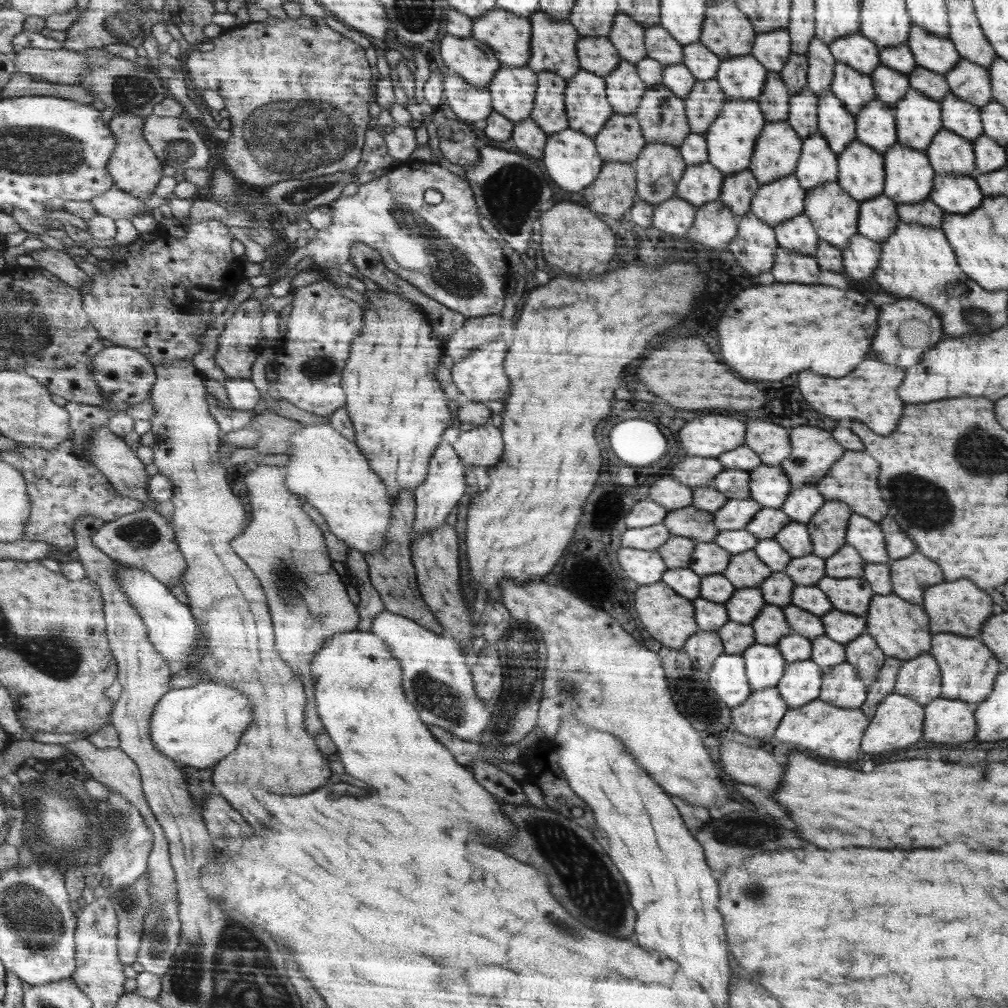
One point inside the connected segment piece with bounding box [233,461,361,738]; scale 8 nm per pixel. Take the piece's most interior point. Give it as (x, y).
(286, 549)

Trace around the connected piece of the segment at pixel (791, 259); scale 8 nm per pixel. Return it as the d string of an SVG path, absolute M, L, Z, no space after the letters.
M778 246L775 254L774 267L769 271L778 282L802 282L802 284L820 284L818 267L814 257L790 252Z

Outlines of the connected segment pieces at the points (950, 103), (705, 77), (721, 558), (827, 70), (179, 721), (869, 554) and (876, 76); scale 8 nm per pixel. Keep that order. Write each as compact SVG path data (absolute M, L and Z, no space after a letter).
M949 93L941 103L944 127L953 131L970 142L980 138L984 133L984 123L981 121L981 109L965 99Z
M699 40L692 44L683 45L682 62L697 81L709 81L717 76L721 66L721 57L714 54Z
M696 542L696 547L690 557L689 569L696 571L699 575L709 576L716 573L724 573L730 564L729 551L714 542Z
M812 38L806 52L808 64L807 86L815 95L826 93L832 88L836 76L837 61L832 50L820 38Z
M202 681L190 688L174 689L157 707L153 717L153 742L163 754L184 766L208 769L216 767L238 748L242 732L248 730L254 714L244 694L234 688Z
M866 515L850 517L848 544L860 552L865 563L890 563L889 548L881 525Z
M882 64L870 76L873 79L873 86L876 88L876 100L882 100L892 106L911 88L909 75L896 72Z

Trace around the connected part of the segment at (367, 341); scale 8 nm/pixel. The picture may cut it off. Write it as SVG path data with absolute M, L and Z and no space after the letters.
M383 289L380 292L367 290L364 295L370 303L366 308L366 330L362 330L362 338L354 342L354 354L350 356L350 366L346 366L346 378L341 378L342 382L346 382L345 394L350 394L350 406L345 408L353 422L357 446L362 448L373 470L396 500L402 490L414 492L425 481L429 461L441 444L446 429L452 427L452 416L446 404L445 390L434 376L440 352L434 342L436 334L424 318L426 310L408 298L384 292Z

